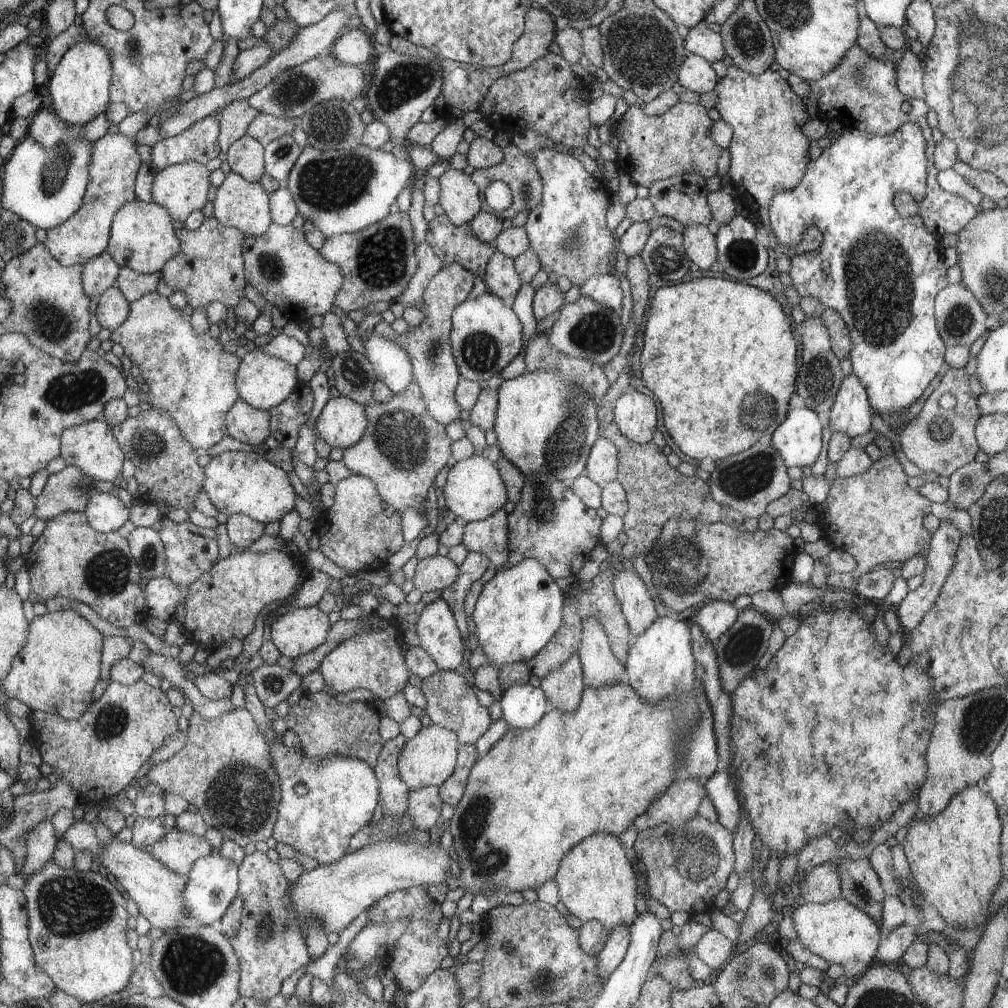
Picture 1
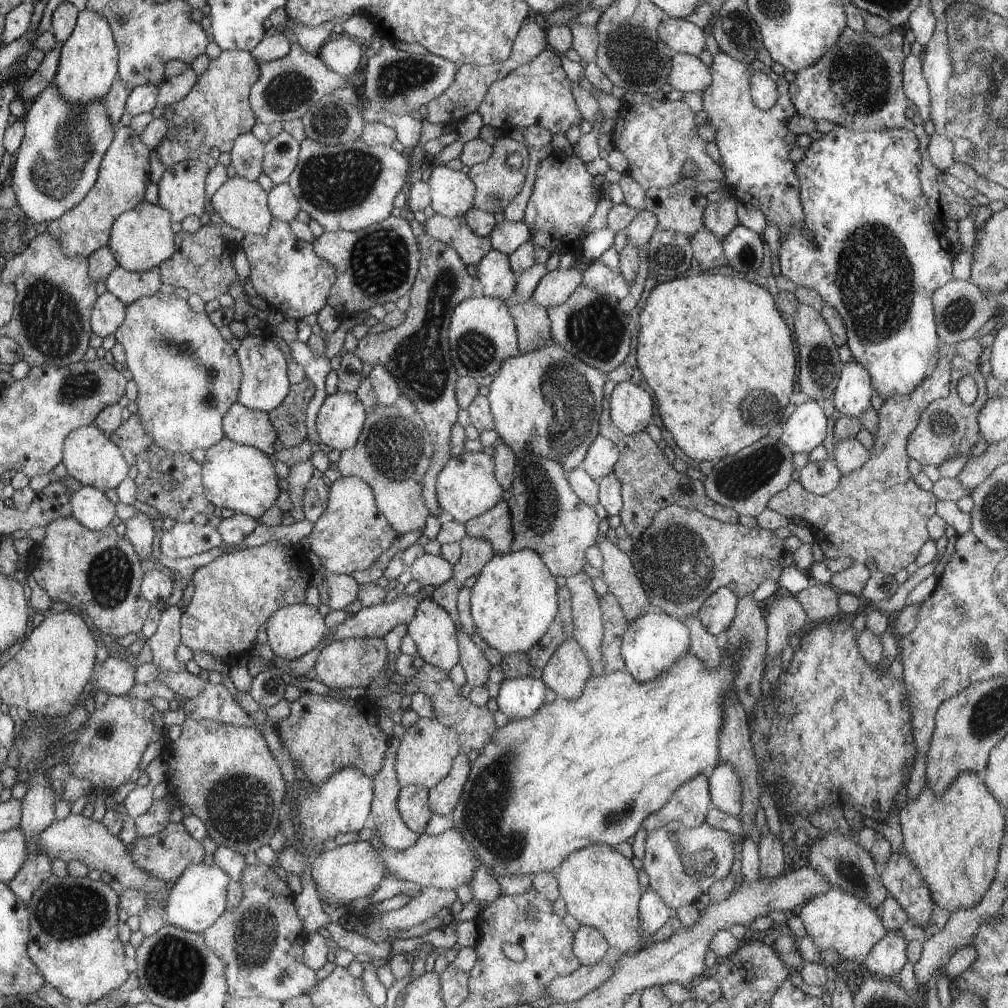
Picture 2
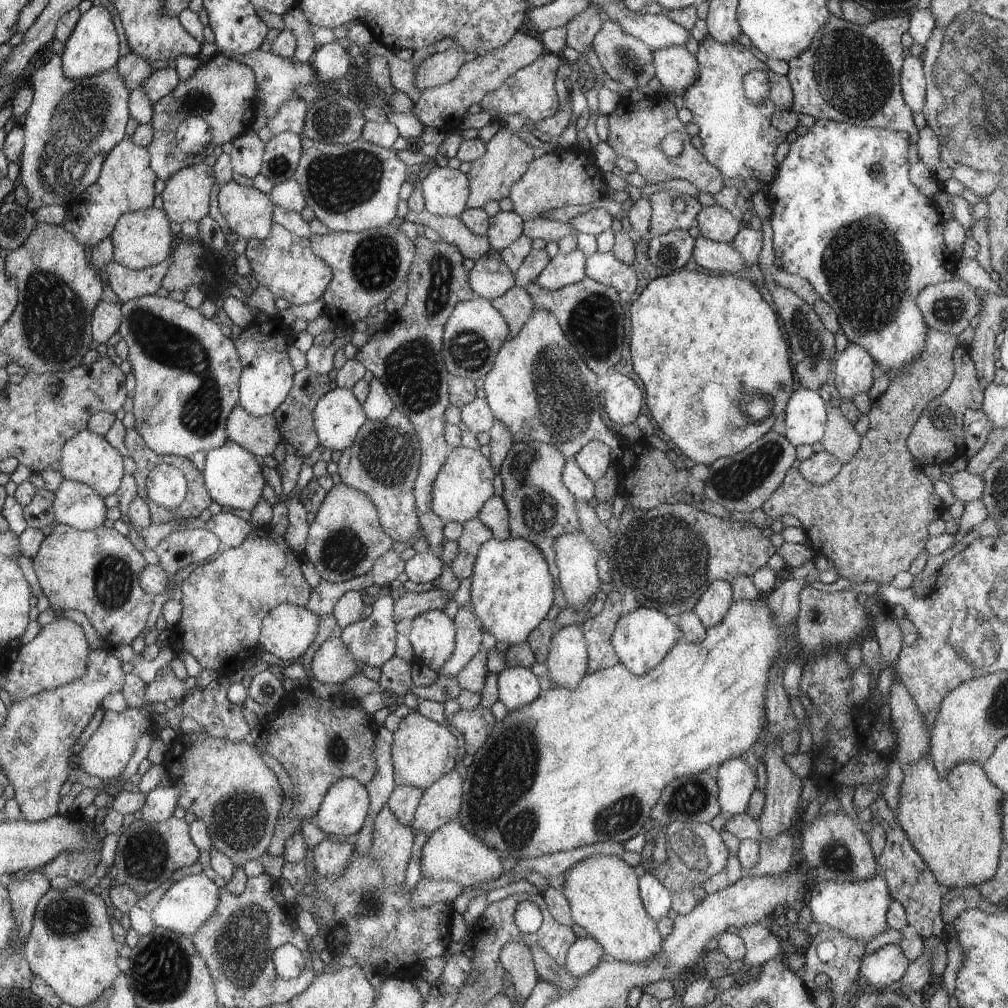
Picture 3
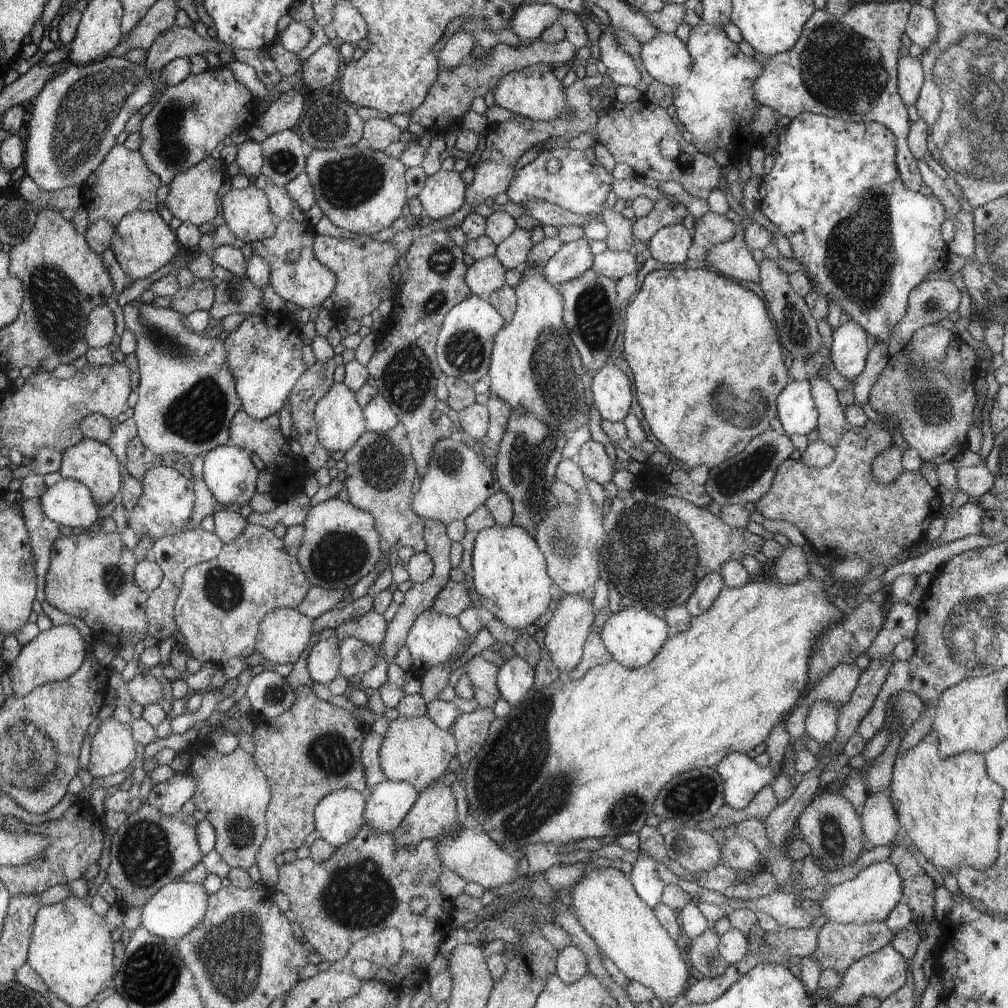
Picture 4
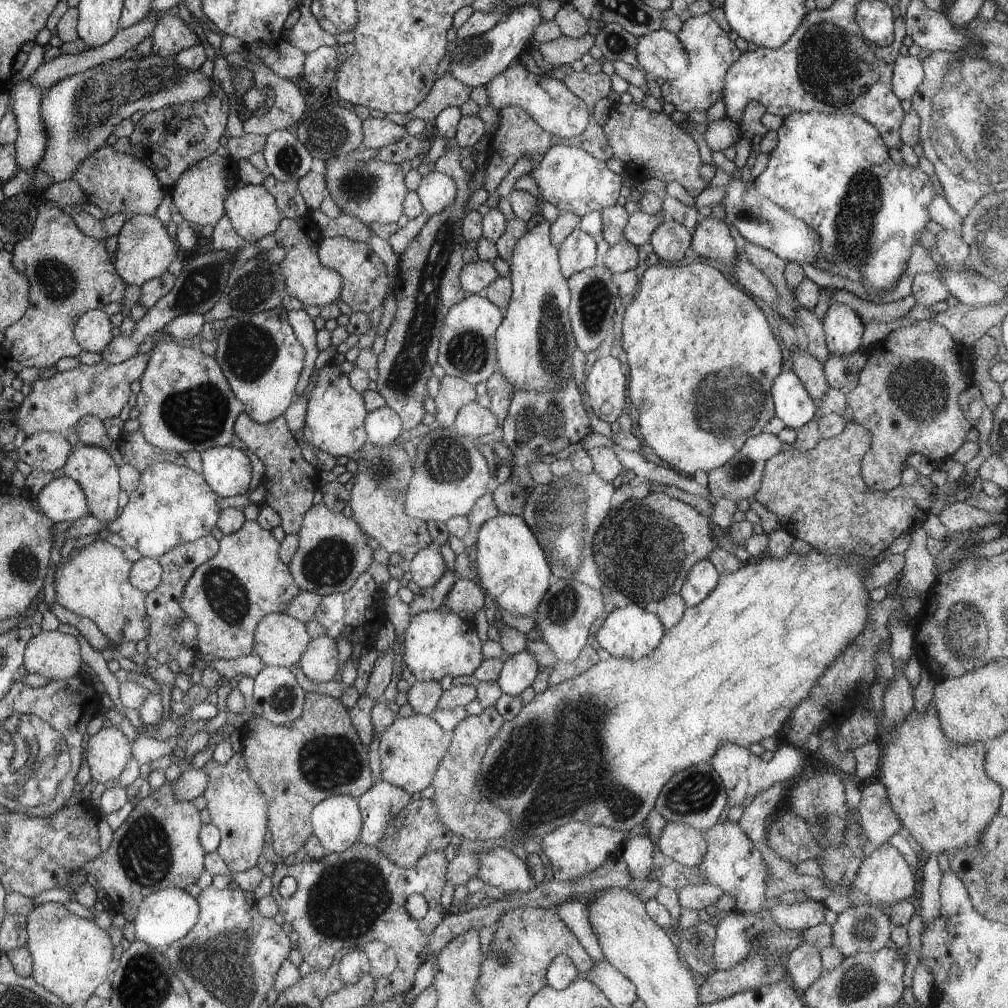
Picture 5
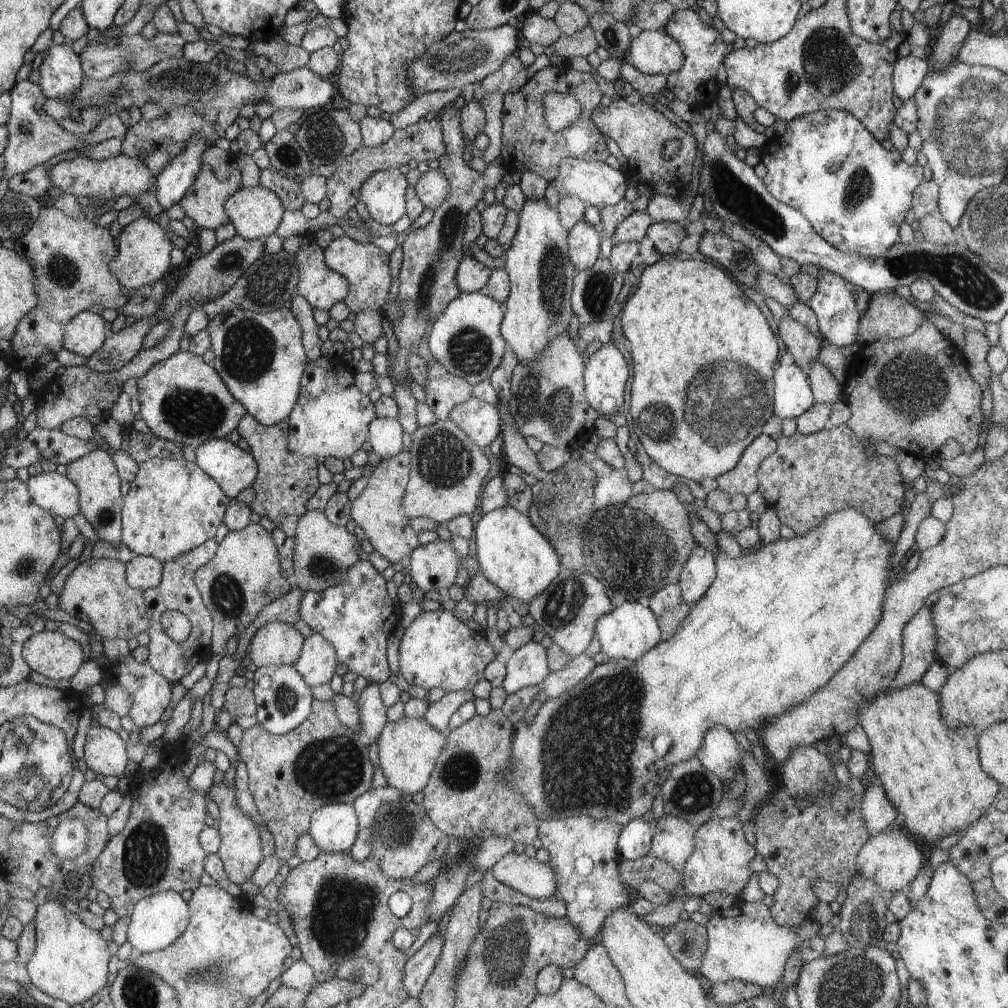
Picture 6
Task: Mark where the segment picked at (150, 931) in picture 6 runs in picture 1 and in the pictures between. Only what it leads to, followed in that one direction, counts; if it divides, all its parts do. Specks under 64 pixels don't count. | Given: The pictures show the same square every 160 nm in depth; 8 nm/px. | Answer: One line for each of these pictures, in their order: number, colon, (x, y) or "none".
1: (213, 883)
2: (198, 899)
3: (188, 904)
4: (178, 908)
5: (163, 917)

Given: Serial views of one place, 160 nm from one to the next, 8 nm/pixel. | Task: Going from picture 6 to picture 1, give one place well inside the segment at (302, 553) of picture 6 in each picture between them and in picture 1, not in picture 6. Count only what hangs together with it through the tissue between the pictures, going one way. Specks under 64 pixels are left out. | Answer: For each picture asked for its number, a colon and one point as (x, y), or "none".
1: (359, 532)
2: (351, 534)
3: (345, 539)
4: (340, 544)
5: (332, 553)

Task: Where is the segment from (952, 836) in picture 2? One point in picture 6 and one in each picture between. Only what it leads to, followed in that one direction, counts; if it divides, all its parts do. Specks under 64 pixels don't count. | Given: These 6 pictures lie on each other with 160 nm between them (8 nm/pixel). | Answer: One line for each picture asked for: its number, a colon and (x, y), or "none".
3: (954, 822)
4: (951, 810)
5: (941, 793)
6: (931, 773)

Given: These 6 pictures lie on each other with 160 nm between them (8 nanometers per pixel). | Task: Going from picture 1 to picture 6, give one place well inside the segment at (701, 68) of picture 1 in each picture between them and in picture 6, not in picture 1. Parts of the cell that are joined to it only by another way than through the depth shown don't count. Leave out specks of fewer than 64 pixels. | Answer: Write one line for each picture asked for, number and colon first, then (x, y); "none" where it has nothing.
2: (687, 73)
3: (676, 68)
4: (666, 58)
5: (661, 54)
6: (654, 52)

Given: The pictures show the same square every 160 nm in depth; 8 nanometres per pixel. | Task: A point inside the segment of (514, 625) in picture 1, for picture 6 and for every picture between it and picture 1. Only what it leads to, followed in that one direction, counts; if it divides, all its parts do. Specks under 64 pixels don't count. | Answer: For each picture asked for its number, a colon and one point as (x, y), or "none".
2: (513, 602)
3: (512, 590)
4: (509, 571)
5: (512, 568)
6: (513, 554)

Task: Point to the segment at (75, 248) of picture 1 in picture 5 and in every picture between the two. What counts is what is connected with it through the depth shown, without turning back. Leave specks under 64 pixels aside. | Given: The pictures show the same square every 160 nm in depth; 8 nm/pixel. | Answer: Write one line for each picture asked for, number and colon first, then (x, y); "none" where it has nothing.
2: (124, 173)
3: (127, 184)
4: (124, 183)
5: (116, 182)

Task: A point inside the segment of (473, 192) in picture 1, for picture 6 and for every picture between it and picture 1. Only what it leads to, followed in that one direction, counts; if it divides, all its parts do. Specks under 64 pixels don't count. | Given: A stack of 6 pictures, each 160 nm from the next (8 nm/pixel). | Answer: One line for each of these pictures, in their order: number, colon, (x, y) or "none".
2: (452, 193)
3: (445, 191)
4: (444, 193)
5: (437, 191)
6: (432, 188)

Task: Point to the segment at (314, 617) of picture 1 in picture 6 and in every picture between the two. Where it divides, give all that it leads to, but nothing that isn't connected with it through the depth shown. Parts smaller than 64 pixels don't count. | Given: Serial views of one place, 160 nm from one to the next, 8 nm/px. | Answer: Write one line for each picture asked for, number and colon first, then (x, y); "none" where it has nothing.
2: (294, 630)
3: (289, 630)
4: (284, 633)
5: (280, 640)
6: (275, 643)

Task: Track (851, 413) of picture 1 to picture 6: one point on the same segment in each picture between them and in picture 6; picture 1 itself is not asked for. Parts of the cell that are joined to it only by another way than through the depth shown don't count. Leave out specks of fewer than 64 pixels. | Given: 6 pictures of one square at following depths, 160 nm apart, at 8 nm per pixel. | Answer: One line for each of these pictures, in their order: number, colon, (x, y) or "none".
2: (854, 392)
3: (854, 369)
4: (850, 347)
5: (843, 328)
6: (834, 303)

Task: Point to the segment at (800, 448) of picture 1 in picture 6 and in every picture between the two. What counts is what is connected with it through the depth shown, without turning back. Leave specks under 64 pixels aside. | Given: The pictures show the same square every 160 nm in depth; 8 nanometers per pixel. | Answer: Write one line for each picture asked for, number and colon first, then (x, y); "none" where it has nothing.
2: (806, 429)
3: (805, 416)
4: (795, 406)
5: (793, 405)
6: (792, 396)

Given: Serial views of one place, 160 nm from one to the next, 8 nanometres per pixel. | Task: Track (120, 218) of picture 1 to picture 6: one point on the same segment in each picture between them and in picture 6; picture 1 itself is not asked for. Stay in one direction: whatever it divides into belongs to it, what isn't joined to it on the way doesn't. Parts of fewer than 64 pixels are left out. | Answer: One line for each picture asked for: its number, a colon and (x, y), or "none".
2: (141, 239)
3: (141, 239)
4: (143, 243)
5: (145, 250)
6: (144, 257)

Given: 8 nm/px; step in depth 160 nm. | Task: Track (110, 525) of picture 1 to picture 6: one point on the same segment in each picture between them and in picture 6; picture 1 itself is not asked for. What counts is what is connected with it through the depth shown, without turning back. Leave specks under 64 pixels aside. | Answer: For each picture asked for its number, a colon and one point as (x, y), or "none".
2: (89, 506)
3: (77, 505)
4: (70, 503)
5: (62, 500)
6: (59, 494)

